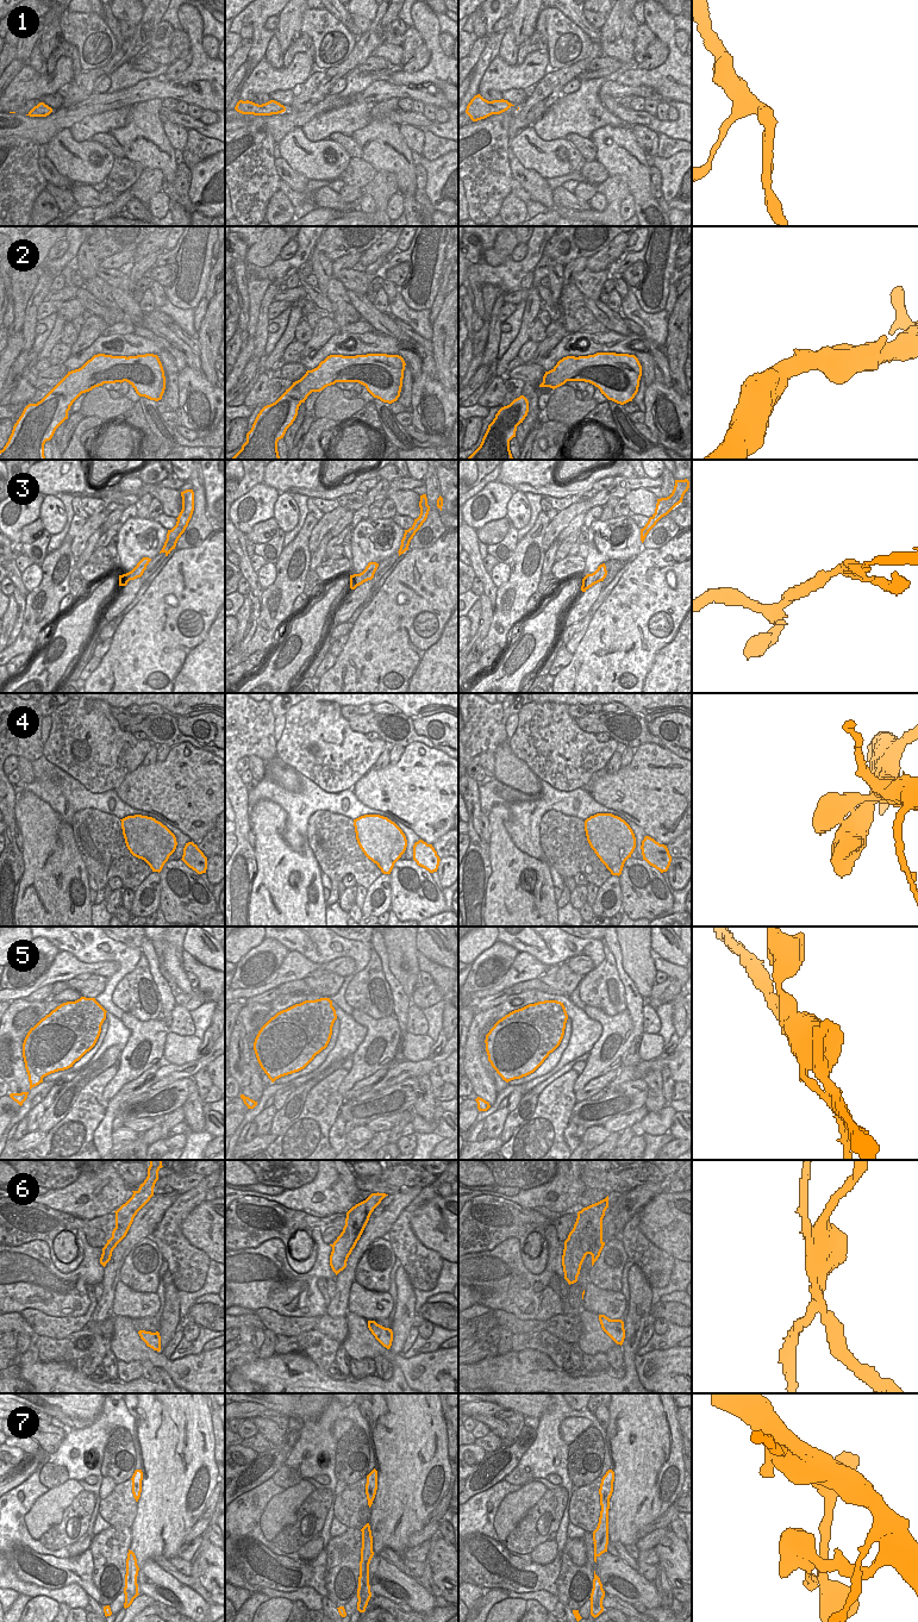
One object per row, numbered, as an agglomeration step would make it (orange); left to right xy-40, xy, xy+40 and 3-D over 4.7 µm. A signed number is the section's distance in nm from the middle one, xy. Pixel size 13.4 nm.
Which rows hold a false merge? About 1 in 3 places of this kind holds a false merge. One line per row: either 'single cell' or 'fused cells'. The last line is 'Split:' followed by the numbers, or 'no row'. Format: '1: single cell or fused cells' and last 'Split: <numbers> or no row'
1: single cell
2: single cell
3: fused cells
4: single cell
5: fused cells
6: fused cells
7: single cell
Split: 3, 5, 6

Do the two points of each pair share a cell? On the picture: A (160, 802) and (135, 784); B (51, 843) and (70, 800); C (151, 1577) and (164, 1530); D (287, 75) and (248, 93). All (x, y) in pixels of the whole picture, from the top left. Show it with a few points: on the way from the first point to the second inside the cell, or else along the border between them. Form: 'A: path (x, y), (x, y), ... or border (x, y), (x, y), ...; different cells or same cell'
A: path (154, 796), (147, 788), (141, 788); same cell
B: border (42, 799), (69, 824); different cells
C: border (151, 1558), (139, 1569); different cells
D: path (278, 79), (262, 79), (257, 83); same cell

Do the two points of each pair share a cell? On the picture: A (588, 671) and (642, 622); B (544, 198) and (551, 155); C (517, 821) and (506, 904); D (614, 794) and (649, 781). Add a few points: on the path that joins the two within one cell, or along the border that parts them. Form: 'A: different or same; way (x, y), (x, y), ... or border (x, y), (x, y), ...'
A: same; way (603, 656), (605, 649), (612, 647), (628, 631)
B: different; border (522, 163), (526, 168), (535, 169), (545, 179)
C: different; border (507, 816), (505, 829), (511, 841), (537, 859)
D: same; way (623, 792), (637, 791), (641, 787)

